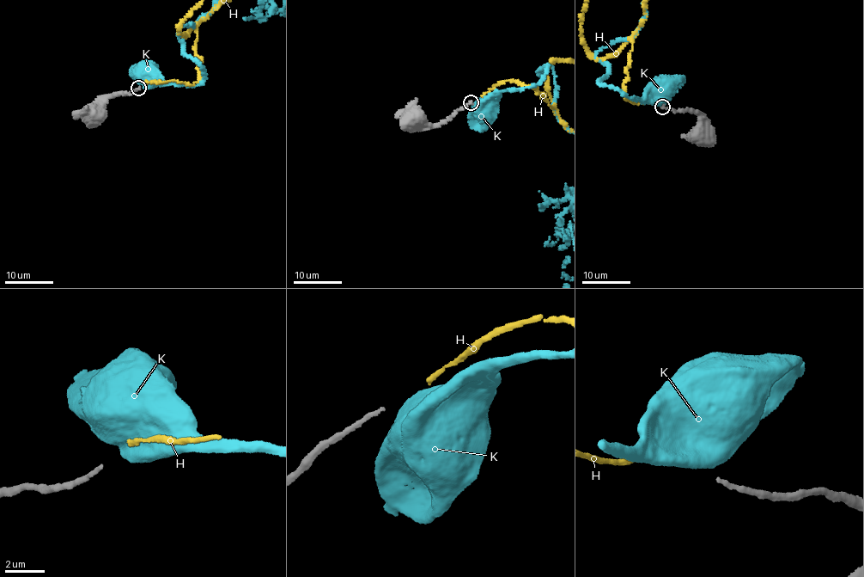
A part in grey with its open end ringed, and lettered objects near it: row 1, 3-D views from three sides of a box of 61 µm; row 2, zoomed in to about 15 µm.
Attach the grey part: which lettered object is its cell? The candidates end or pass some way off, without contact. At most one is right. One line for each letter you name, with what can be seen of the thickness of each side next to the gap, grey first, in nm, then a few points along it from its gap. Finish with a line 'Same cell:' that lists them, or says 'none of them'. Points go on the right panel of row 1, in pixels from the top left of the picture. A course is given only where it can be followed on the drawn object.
H: 190 nm thick on the grey side, 240 nm on the other
Same cell: H

